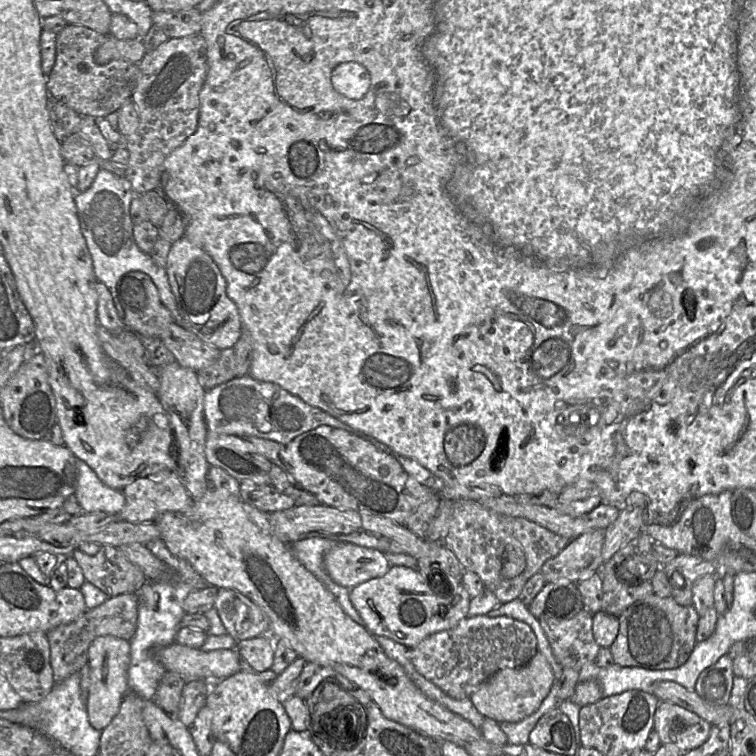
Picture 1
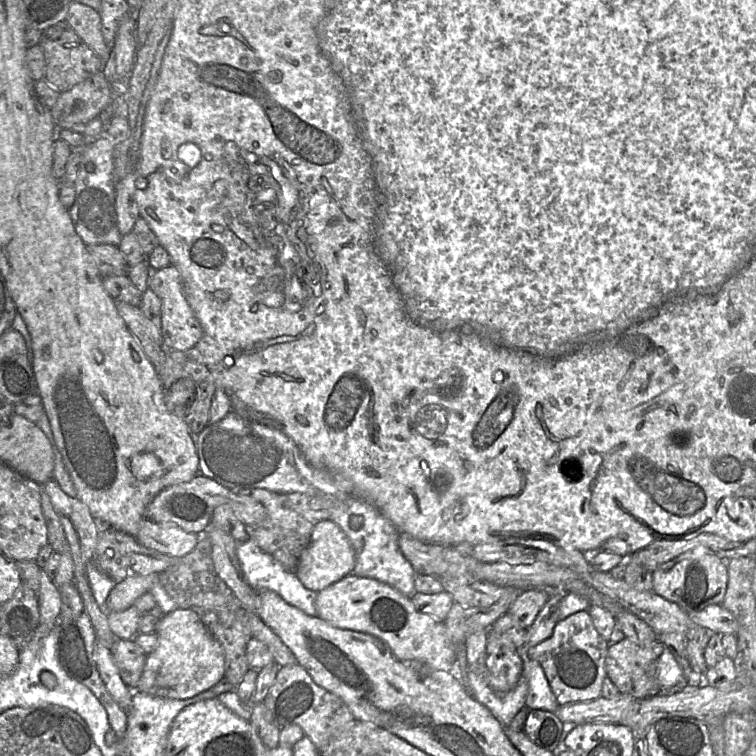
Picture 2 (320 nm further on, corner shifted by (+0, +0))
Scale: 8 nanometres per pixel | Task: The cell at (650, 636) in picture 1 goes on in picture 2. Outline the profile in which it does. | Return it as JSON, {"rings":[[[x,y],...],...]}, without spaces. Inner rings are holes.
{"rings":[[[627,638],[608,647],[605,670],[607,677],[618,688],[621,694],[631,695],[637,699],[644,699],[660,693],[662,688],[656,679],[657,660],[661,656],[665,645],[655,641],[650,646],[639,646]]]}

